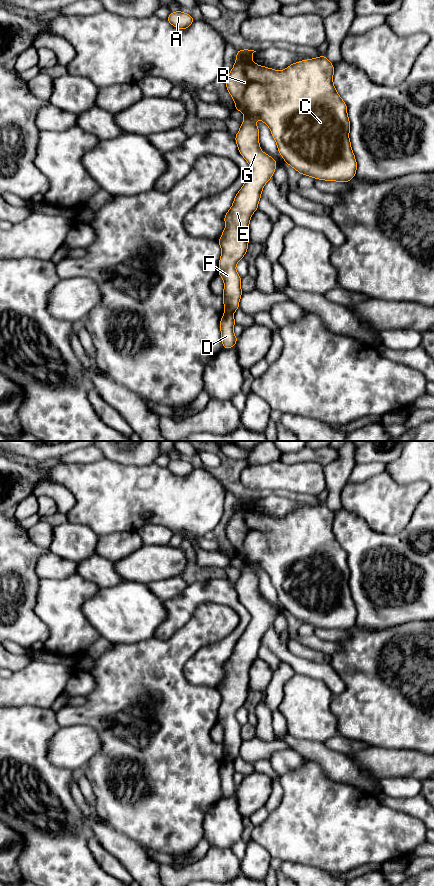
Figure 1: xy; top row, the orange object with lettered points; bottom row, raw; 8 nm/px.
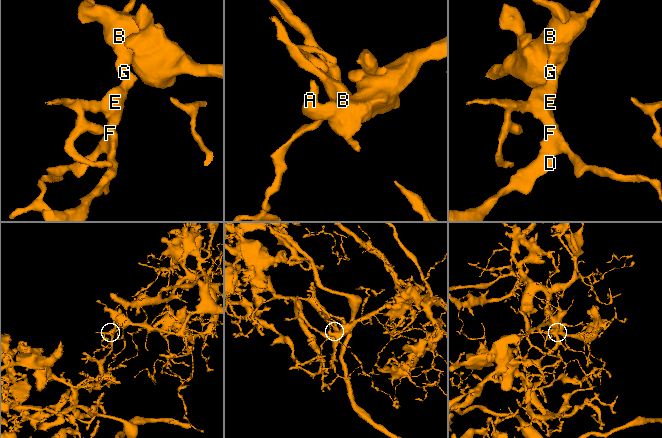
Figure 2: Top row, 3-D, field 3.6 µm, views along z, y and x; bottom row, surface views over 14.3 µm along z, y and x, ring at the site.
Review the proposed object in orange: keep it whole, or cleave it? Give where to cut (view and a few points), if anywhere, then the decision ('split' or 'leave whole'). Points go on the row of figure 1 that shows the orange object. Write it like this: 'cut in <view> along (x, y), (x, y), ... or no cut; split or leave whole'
cut in xy along (225, 310), (232, 313); split

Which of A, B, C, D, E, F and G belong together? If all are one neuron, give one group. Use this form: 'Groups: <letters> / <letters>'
Groups: A B C E F G / D

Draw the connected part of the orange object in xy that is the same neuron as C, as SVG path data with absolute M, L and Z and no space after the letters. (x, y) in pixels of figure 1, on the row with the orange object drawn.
M249 49L237 50L236 61L226 79L226 89L235 102L235 109L244 115L235 141L239 153L251 167L247 180L225 214L226 227L218 240L222 250L218 275L224 281L223 305L225 311L231 313L239 309L243 293L236 264L248 250L250 219L258 209L263 187L273 177L278 165L271 156L260 149L259 129L255 120L260 119L269 127L285 163L301 175L347 183L355 177L357 170L349 139L350 120L347 105L333 84L334 65L322 55L301 60L282 71L277 71L254 63L254 52L256 51Z

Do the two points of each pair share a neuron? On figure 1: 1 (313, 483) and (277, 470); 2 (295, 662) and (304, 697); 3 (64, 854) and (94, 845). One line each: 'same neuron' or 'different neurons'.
1: same neuron
2: different neurons
3: different neurons

